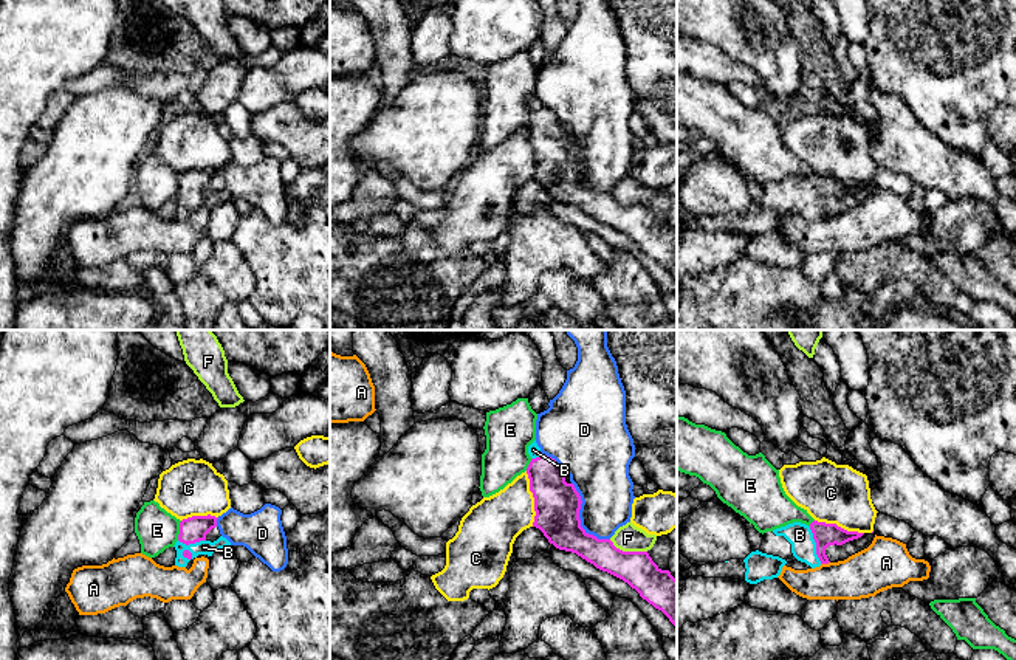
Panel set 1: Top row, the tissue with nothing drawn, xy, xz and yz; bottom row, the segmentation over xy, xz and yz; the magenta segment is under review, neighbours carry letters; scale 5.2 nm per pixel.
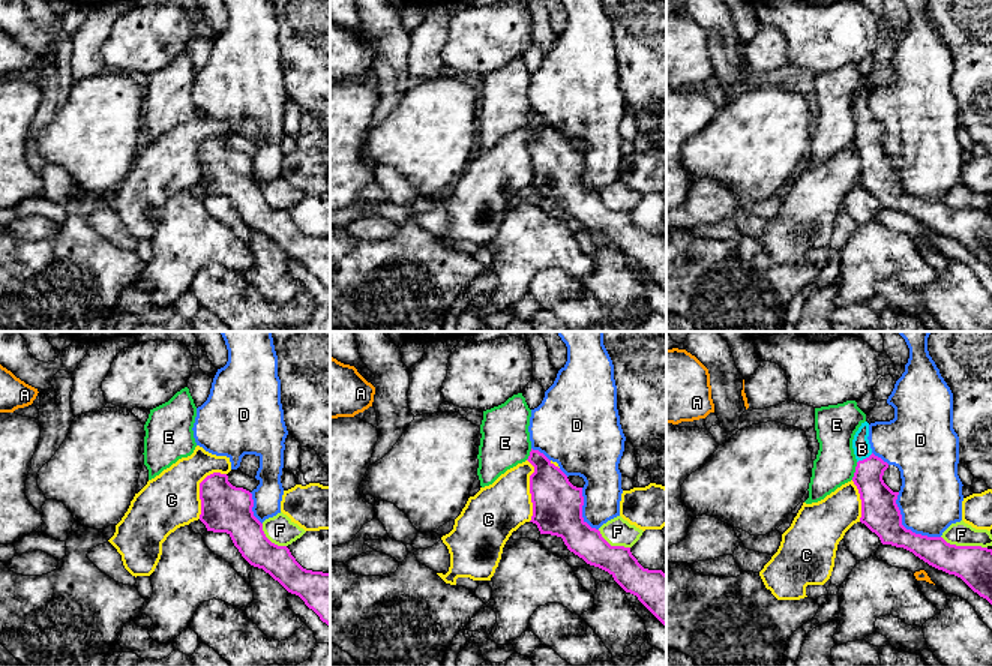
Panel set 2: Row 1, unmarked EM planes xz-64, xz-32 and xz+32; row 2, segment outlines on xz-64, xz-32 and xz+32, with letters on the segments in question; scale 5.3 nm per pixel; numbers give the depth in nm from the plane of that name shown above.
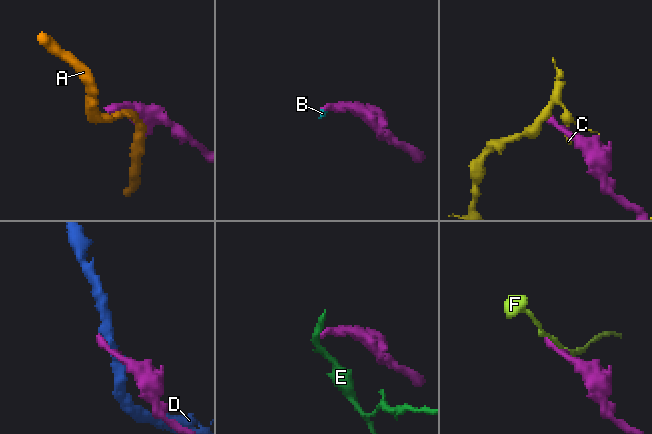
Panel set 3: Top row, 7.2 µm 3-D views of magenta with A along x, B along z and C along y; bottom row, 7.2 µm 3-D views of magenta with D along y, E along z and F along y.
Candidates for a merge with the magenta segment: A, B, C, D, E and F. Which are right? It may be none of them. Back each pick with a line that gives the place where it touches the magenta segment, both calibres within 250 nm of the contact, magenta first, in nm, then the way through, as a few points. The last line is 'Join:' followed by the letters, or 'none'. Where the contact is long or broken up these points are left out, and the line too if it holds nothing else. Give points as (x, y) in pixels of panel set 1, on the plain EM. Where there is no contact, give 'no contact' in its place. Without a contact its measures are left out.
B: yz (816, 199) | 120/130 nm | across yz (824, 188), (816, 199), (799, 188)
Join: B

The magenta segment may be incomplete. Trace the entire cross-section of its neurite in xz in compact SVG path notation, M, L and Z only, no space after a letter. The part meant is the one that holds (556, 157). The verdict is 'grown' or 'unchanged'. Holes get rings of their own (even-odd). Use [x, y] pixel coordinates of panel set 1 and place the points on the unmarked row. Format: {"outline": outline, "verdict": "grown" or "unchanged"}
{"outline": "M536 93L528 99L531 115L527 121L530 144L534 150L534 175L544 189L559 203L572 205L635 242L643 253L661 263L677 280L677 232L669 223L661 223L647 205L623 205L610 192L598 192L581 180L581 149L573 136L565 135L567 124L551 110L541 105Z", "verdict": "grown"}

